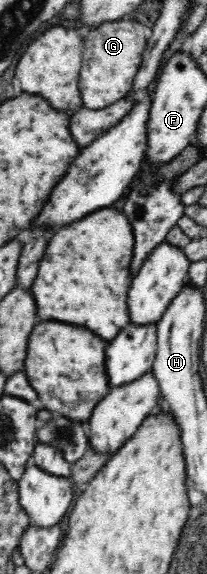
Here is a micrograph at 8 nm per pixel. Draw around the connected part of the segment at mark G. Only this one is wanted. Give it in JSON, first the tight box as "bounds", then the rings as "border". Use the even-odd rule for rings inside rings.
{"bounds":[79,16,147,110],"border":[[[130,16],[120,21],[106,21],[95,28],[86,29],[88,36],[84,36],[84,54],[79,76],[79,92],[84,108],[89,110],[107,108],[131,92],[147,45],[144,28],[145,26],[134,16]]]}

